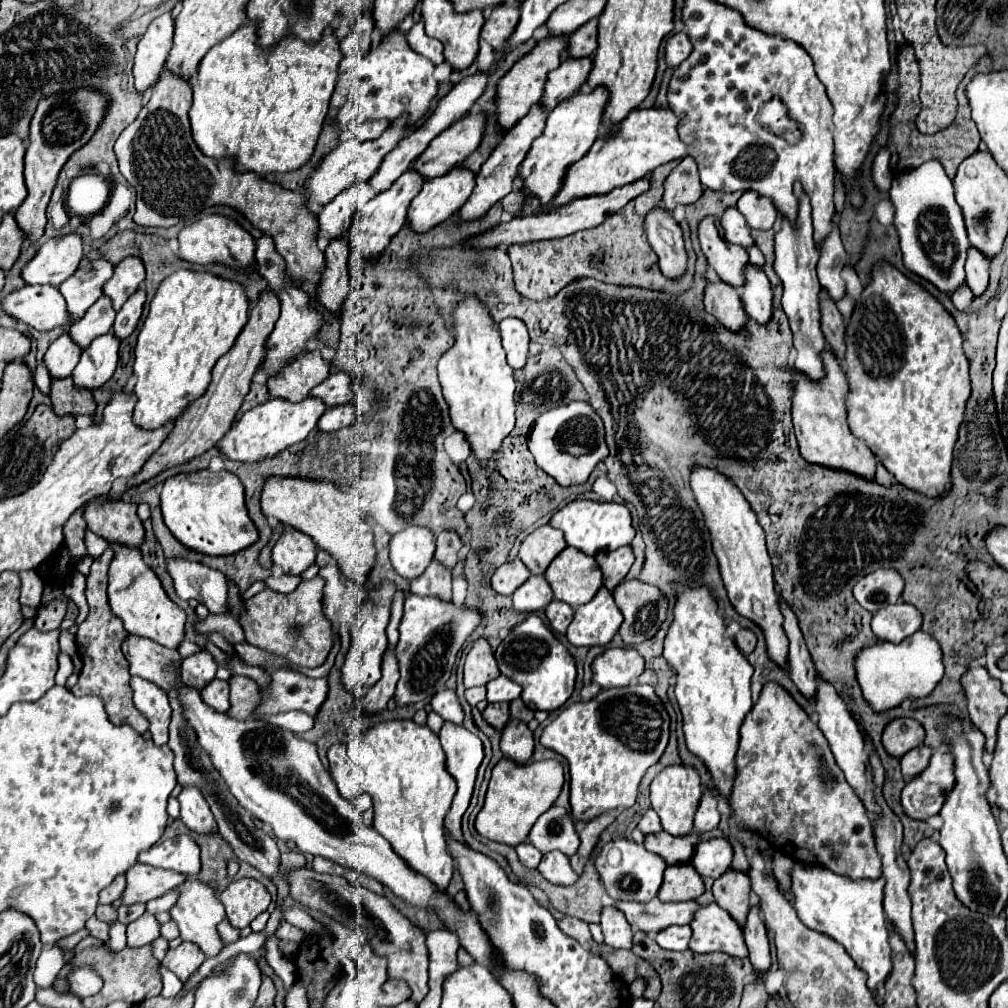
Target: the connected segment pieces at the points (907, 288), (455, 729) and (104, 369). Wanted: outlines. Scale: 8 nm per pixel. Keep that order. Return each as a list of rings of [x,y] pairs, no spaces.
[[[876,263],[868,285],[854,303],[854,311],[846,327],[844,371],[848,377],[846,409],[852,433],[864,439],[874,457],[902,485],[908,485],[928,497],[946,493],[952,451],[958,439],[958,427],[964,419],[966,399],[970,395],[970,379],[958,325],[944,305],[920,283],[900,273],[892,263]]]
[[[444,721],[442,729],[440,729],[440,743],[442,743],[442,749],[446,753],[446,769],[448,773],[456,779],[458,783],[458,791],[454,795],[454,801],[452,801],[452,807],[446,815],[446,821],[444,821],[444,827],[448,829],[448,833],[452,837],[458,837],[462,841],[462,831],[460,831],[460,821],[462,821],[462,815],[464,811],[468,809],[470,805],[470,797],[472,797],[472,789],[474,789],[474,781],[476,781],[476,771],[484,759],[484,751],[482,751],[482,741],[472,735],[464,725],[456,725],[452,721]]]
[[[104,333],[96,337],[82,351],[80,363],[76,365],[72,373],[74,383],[80,387],[88,387],[88,389],[102,387],[116,371],[118,347],[120,347],[120,341],[116,341],[114,333]]]

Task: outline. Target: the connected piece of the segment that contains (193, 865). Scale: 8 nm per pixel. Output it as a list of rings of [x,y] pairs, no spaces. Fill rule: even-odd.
[[[190,833],[166,839],[150,847],[148,851],[140,853],[140,861],[162,869],[172,869],[182,875],[198,875],[202,869],[200,847],[190,837]]]

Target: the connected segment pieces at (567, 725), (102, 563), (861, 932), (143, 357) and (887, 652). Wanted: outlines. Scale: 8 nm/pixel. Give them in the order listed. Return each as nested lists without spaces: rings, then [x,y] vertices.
[[[650,685],[602,689],[592,701],[566,707],[546,725],[540,743],[568,761],[572,819],[588,823],[610,809],[630,809],[644,773],[668,745],[668,725],[670,717]]]
[[[106,549],[98,559],[94,559],[90,573],[86,577],[86,599],[88,599],[88,617],[84,623],[78,625],[76,633],[76,645],[78,645],[78,655],[84,663],[78,685],[72,687],[70,691],[76,697],[84,695],[96,695],[104,701],[104,709],[114,725],[130,723],[134,731],[144,735],[148,731],[148,721],[146,717],[134,707],[132,703],[132,689],[128,685],[128,661],[120,651],[120,643],[126,637],[126,629],[118,617],[112,615],[108,609],[108,597],[106,597],[106,585],[108,585],[108,565],[112,559],[112,549]]]
[[[794,861],[790,875],[790,893],[794,895],[794,909],[800,921],[844,945],[854,963],[868,975],[868,987],[876,989],[892,969],[886,915],[882,909],[884,879],[840,877],[824,865],[806,865],[800,861]]]
[[[178,269],[170,277],[166,277],[150,301],[150,313],[140,329],[138,343],[136,343],[136,361],[134,361],[134,393],[138,403],[134,407],[134,421],[142,429],[146,427],[160,427],[170,419],[176,419],[188,403],[204,393],[210,383],[210,371],[216,361],[232,347],[240,329],[248,321],[250,301],[248,295],[238,281],[220,279],[208,271],[192,271],[192,269]]]
[[[916,631],[898,645],[880,641],[872,649],[864,649],[864,653],[856,657],[856,675],[864,699],[870,701],[874,711],[886,711],[900,705],[904,699],[926,697],[936,687],[936,683],[944,675],[942,651],[938,641],[924,631]]]

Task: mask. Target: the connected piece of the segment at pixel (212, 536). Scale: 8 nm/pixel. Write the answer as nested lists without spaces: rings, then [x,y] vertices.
[[[200,469],[196,473],[180,473],[174,477],[168,477],[162,485],[162,515],[164,523],[176,537],[188,545],[190,549],[196,549],[206,555],[230,555],[234,551],[240,551],[248,545],[252,545],[258,537],[256,527],[252,525],[246,505],[244,505],[244,487],[240,479],[230,471],[218,471],[212,473],[208,469]]]

